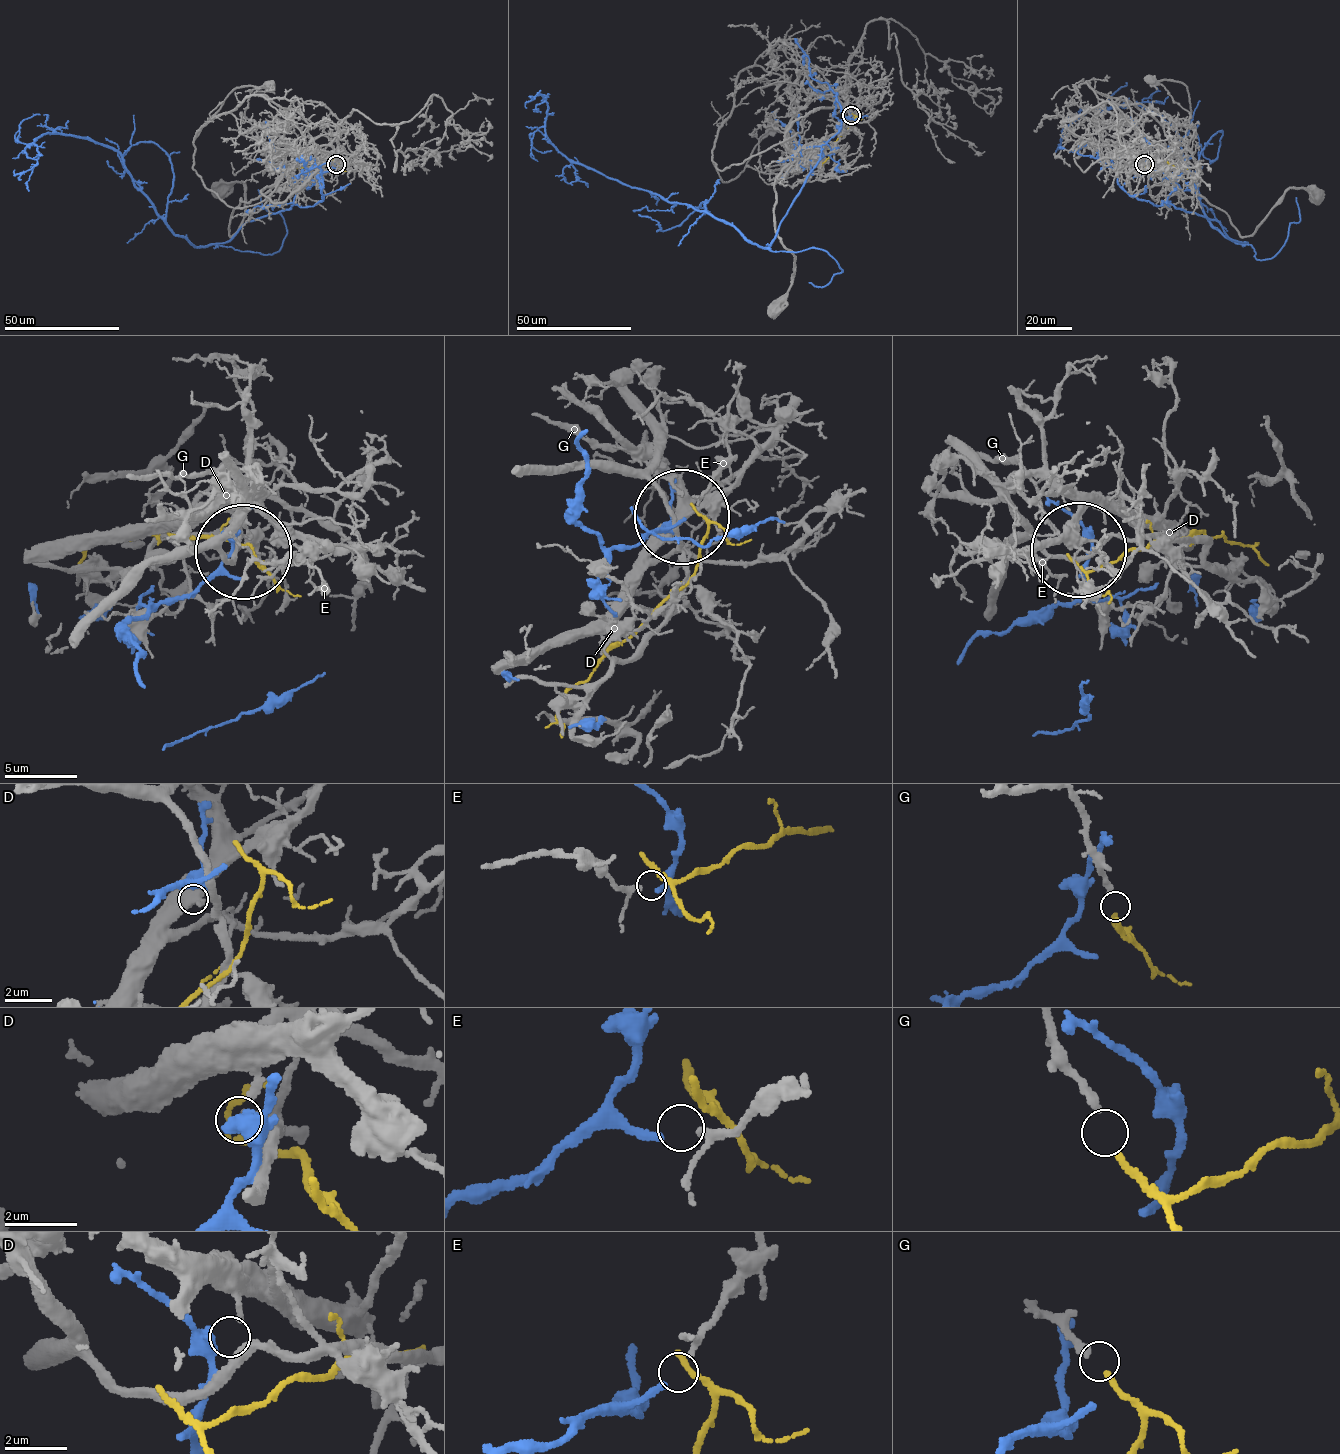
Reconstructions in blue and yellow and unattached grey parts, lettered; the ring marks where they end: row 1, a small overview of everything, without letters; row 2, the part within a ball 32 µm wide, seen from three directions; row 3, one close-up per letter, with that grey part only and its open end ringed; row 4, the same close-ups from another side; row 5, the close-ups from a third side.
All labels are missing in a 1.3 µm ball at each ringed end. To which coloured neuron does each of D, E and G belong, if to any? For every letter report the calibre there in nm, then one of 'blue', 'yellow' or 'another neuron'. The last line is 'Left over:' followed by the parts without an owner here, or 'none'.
D: calibre 180 nm; another neuron
E: calibre 160 nm; blue
G: calibre 220 nm; yellow
Left over: D

